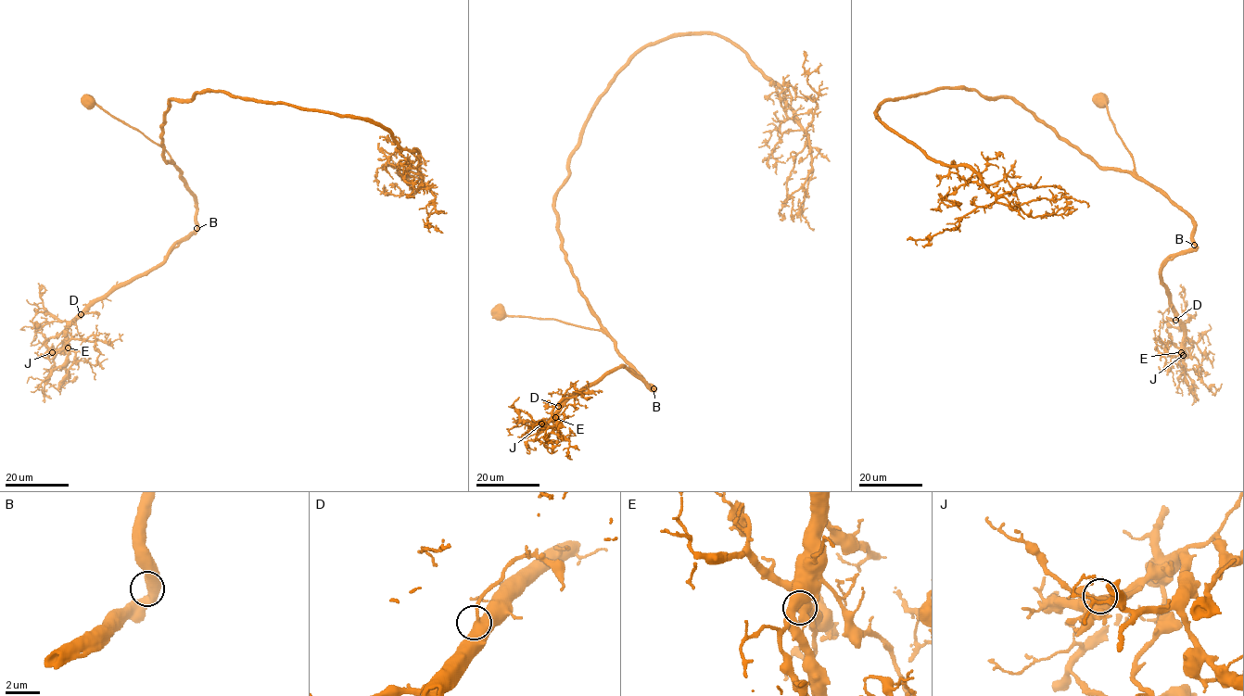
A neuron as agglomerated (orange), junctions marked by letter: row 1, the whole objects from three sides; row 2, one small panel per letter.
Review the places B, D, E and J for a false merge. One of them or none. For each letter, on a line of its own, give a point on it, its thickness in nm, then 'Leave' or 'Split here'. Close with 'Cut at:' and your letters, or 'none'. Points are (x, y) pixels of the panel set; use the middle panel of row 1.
B: Place: (653, 388). Thickness 550 nm. Leave
D: Place: (558, 406). Thickness 500 nm. Leave
E: Place: (555, 417). Thickness 550 nm. Leave
J: Place: (541, 423). Thickness 550 nm. Leave
Cut at: none

